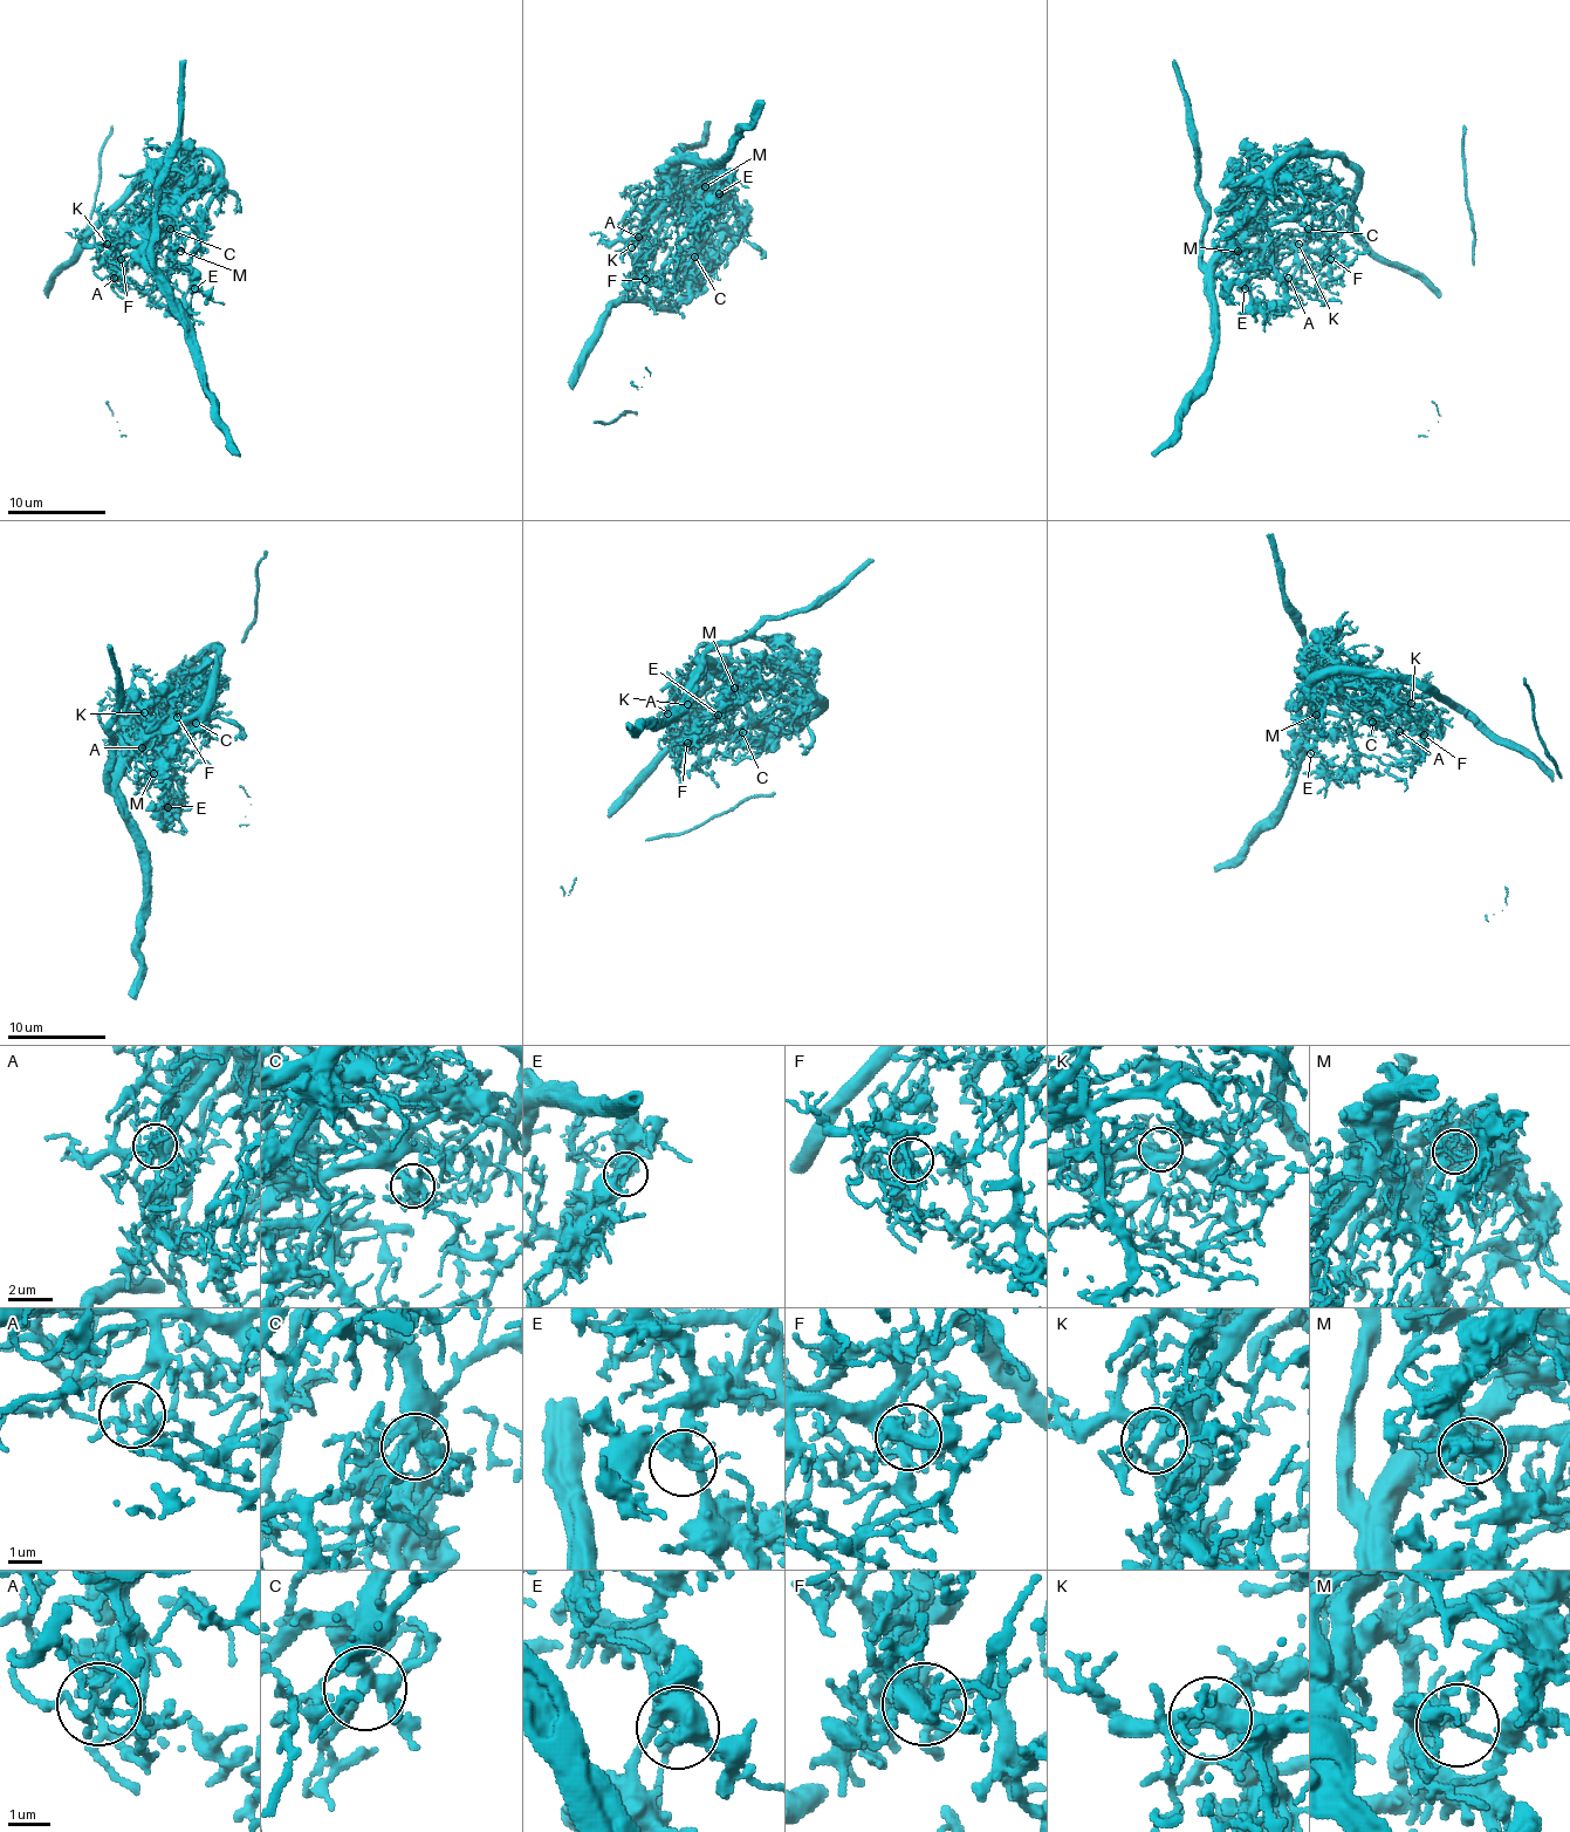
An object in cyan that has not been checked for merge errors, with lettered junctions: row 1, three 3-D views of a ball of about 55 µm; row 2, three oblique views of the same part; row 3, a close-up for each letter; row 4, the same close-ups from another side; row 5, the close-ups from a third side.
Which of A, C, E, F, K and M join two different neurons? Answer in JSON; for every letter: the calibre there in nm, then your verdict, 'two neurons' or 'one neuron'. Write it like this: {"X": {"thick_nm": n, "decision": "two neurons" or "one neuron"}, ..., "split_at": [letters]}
{"A": {"thick_nm": 180, "decision": "one neuron"}, "C": {"thick_nm": 360, "decision": "one neuron"}, "E": {"thick_nm": 240, "decision": "one neuron"}, "F": {"thick_nm": 400, "decision": "one neuron"}, "K": {"thick_nm": 340, "decision": "one neuron"}, "M": {"thick_nm": 180, "decision": "two neurons"}, "split_at": ["M"]}

